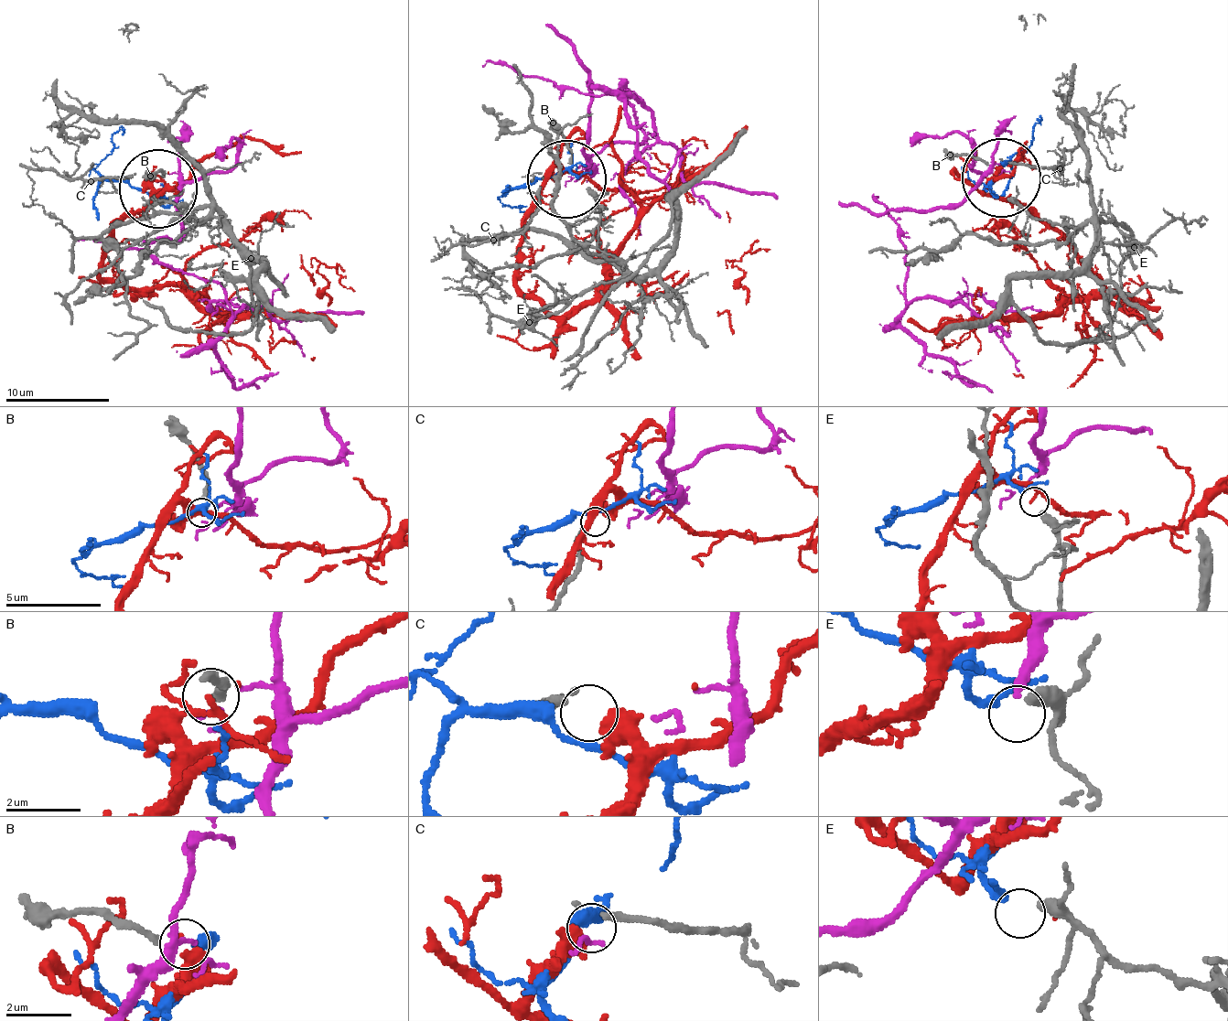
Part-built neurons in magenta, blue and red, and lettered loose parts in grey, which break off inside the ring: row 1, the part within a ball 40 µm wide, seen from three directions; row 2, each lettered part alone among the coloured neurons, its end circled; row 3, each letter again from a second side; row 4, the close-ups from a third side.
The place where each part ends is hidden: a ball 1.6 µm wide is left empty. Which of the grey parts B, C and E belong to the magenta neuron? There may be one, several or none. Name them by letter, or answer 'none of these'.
none of these

